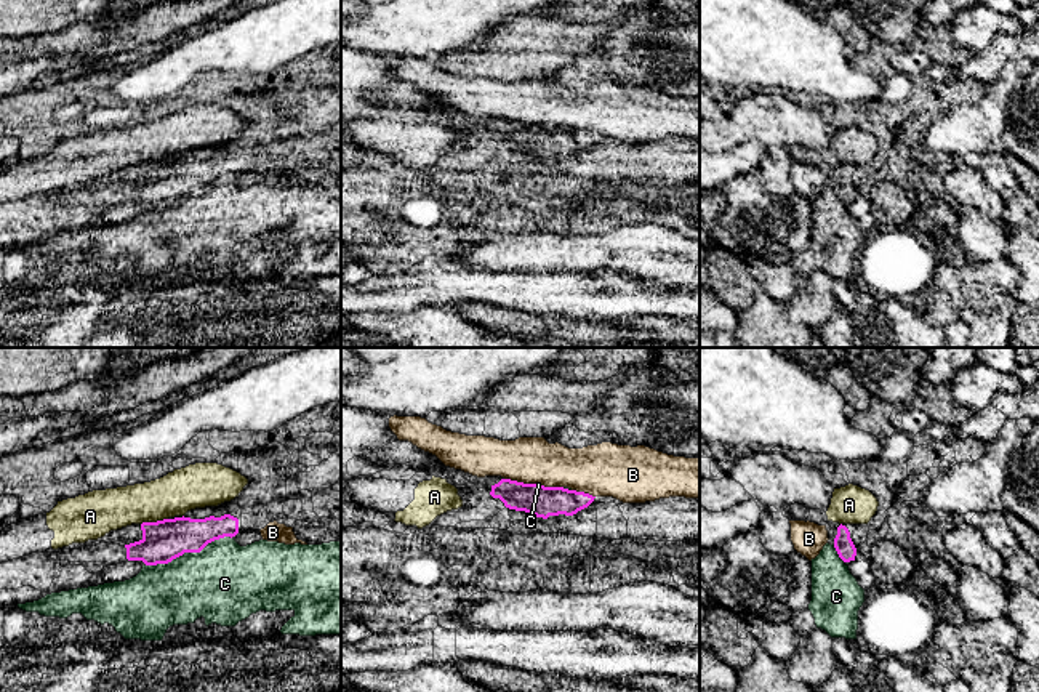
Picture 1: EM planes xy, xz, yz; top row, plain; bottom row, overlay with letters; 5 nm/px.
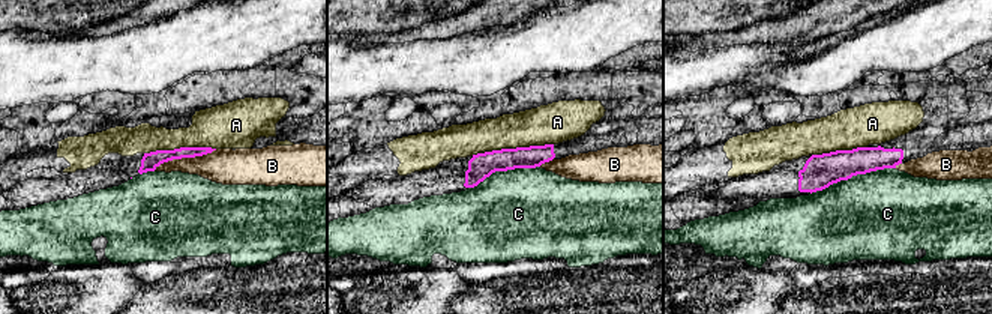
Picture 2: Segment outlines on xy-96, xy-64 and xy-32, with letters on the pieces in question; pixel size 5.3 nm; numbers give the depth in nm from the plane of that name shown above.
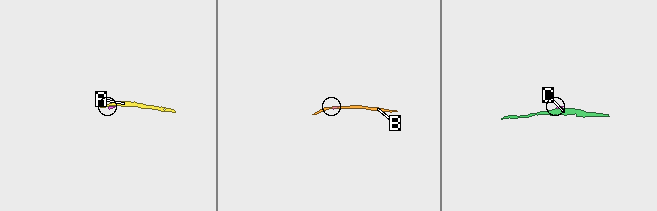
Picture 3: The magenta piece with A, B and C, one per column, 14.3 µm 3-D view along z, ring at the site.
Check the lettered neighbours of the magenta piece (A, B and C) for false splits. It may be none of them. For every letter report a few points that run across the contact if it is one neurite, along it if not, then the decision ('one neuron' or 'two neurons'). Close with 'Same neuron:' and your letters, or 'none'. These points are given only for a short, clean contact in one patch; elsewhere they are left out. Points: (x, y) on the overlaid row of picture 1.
A: line xy (167, 518), (141, 524); two neurons
B: line xz (505, 478), (537, 484); two neurons
C: line xy (231, 537), (146, 566); two neurons
Same neuron: none

